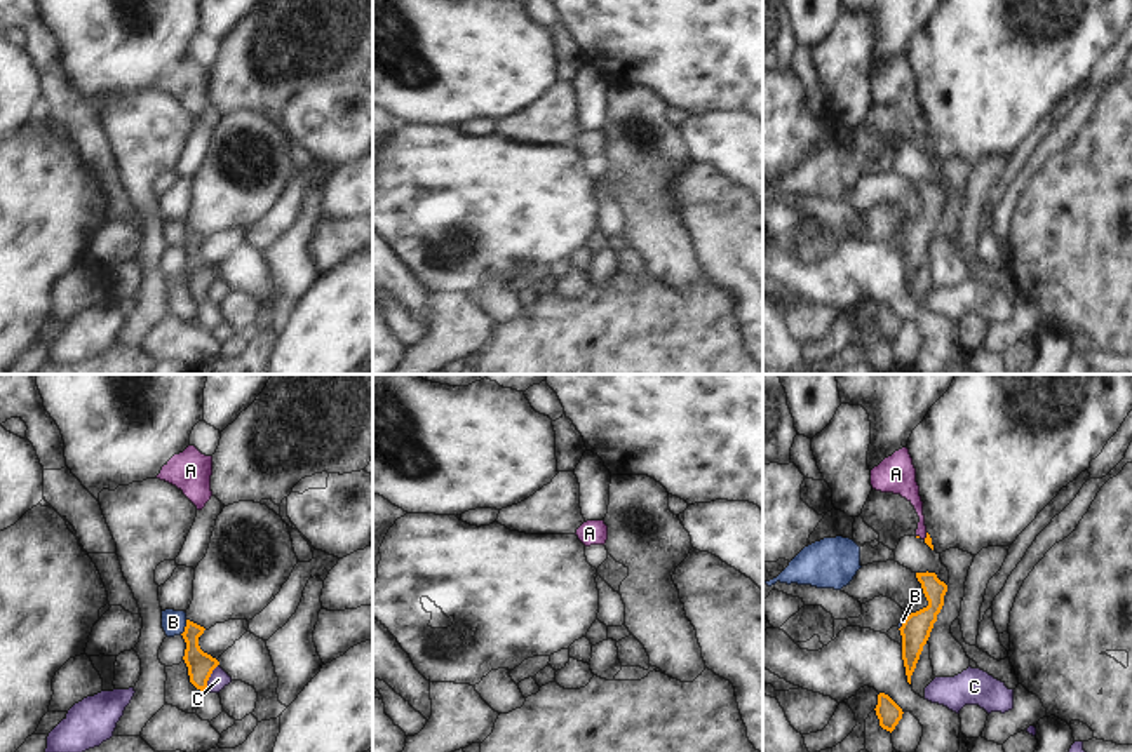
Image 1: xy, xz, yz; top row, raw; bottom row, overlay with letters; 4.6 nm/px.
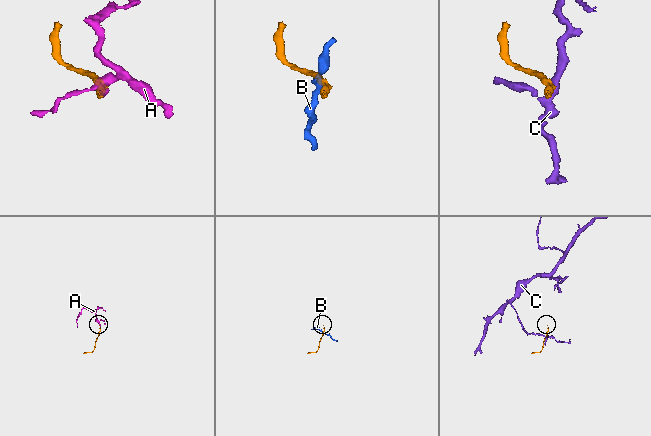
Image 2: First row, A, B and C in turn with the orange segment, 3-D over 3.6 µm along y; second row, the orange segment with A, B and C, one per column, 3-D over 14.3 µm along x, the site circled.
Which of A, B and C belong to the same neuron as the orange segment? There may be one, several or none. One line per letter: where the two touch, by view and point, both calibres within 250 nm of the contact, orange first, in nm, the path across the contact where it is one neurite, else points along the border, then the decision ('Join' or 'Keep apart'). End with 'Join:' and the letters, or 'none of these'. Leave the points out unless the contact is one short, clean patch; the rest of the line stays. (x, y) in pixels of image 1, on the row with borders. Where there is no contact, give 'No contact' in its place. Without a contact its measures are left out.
A: Touches orange at yz (927, 537). Thickness 30 nm (orange) against 100 nm. Path across: yz (927, 540), (927, 537), (908, 488). Join
B: Touches orange at xy (185, 627). Thickness 120 nm (orange) against 110 nm. Boundary: xy (187, 620), (181, 634). Keep apart
C: Touches orange at xy (209, 676). Thickness 120 nm (orange) against 90 nm. Boundary: xy (218, 664), (204, 690). Keep apart
Join: A

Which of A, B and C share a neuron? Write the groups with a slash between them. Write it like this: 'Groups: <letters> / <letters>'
Groups: A / B / C

